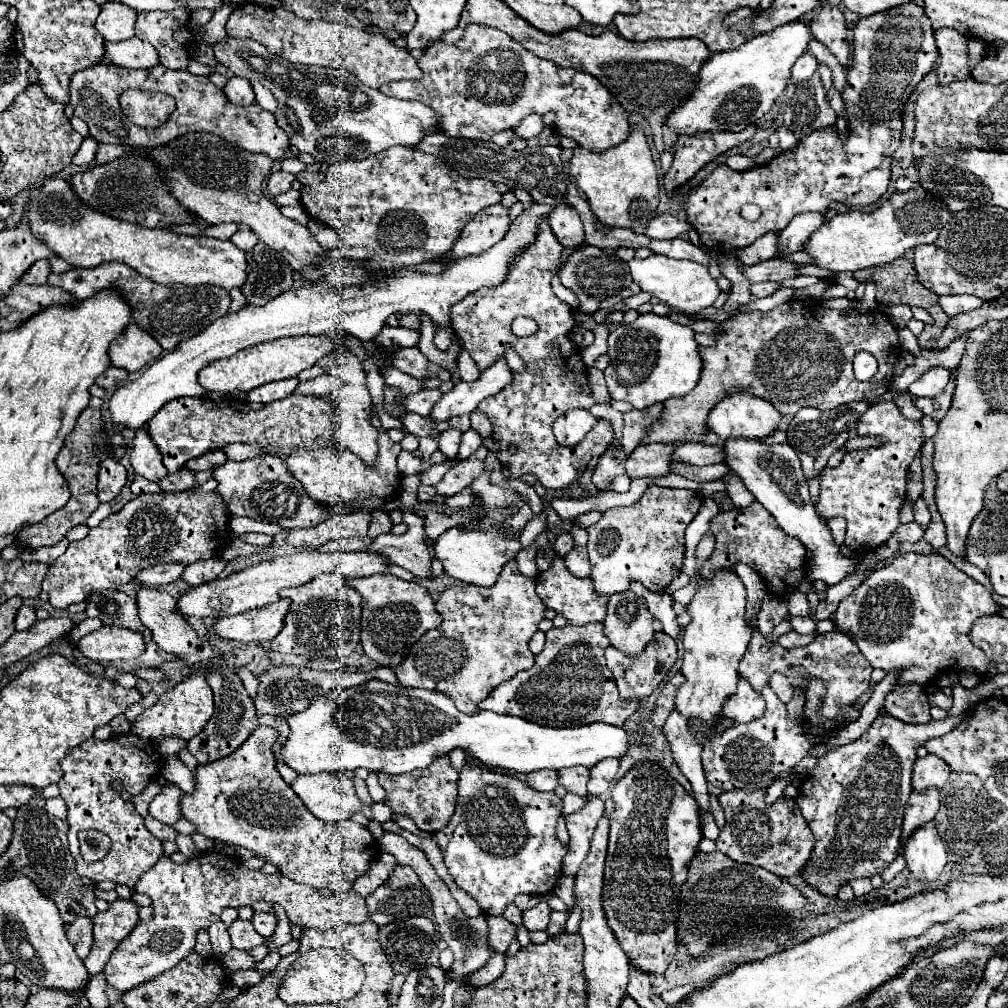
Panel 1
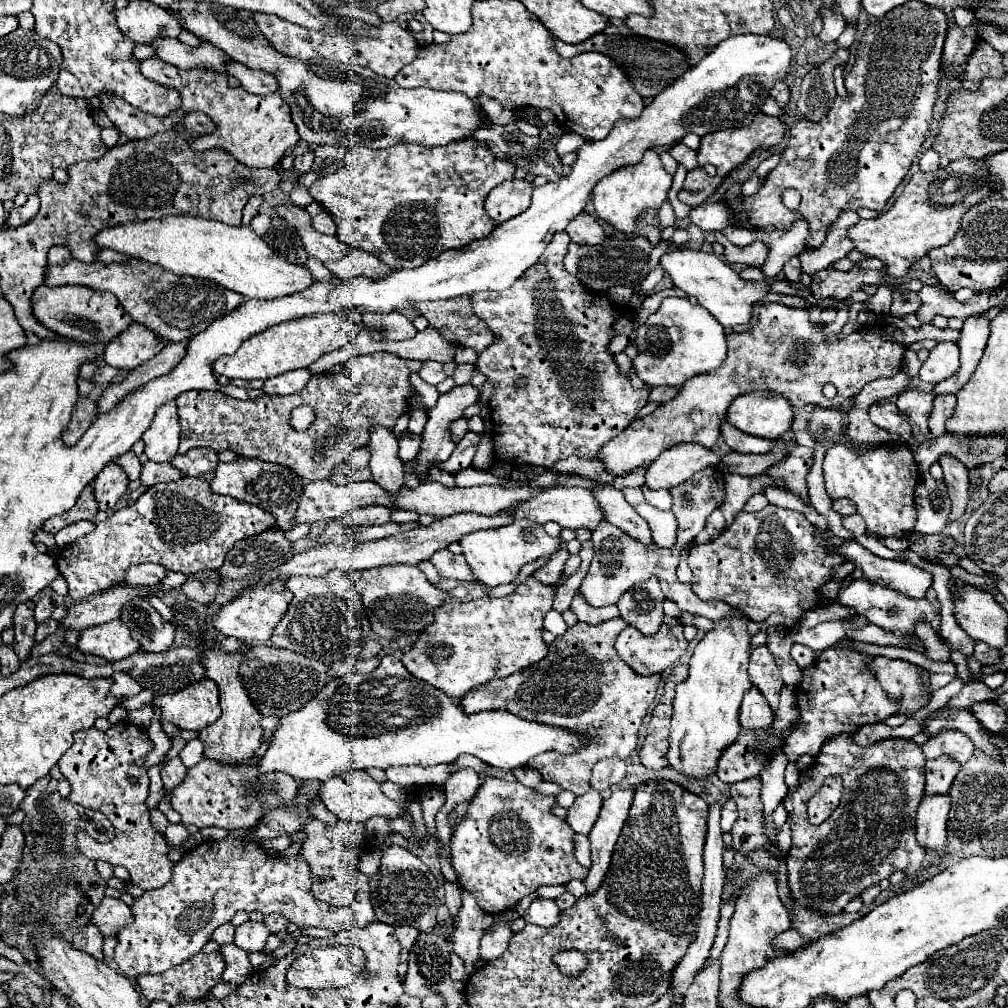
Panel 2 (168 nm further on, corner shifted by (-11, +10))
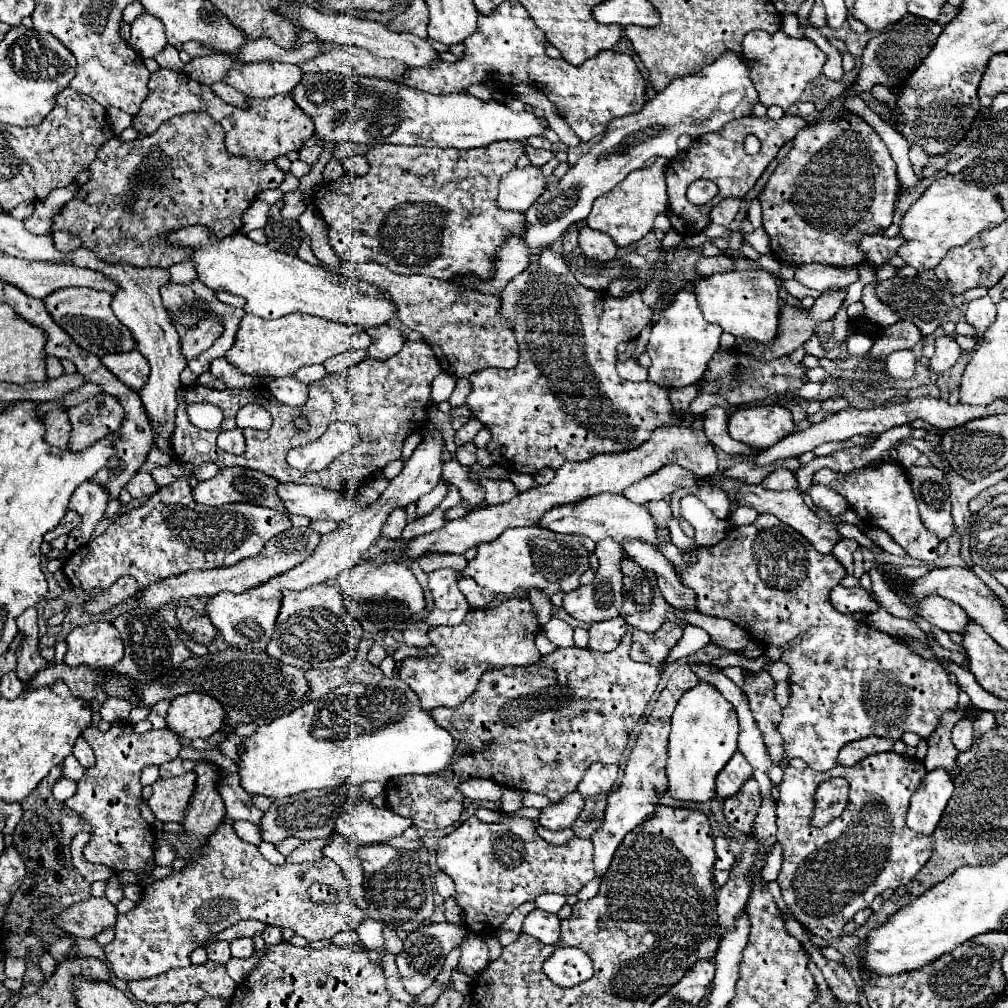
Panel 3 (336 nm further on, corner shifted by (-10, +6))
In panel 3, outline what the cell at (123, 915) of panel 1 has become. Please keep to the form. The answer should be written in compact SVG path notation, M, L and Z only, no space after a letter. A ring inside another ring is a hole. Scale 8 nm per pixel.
M90 897L62 911L54 923L74 937L96 937L100 931L116 925L116 907L106 897Z

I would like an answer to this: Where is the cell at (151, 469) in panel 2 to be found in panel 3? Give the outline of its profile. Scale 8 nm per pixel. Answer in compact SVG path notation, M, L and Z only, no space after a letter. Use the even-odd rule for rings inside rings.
M140 471L138 475L134 475L134 479L130 479L130 483L126 485L126 489L132 495L132 499L146 499L146 497L154 495L158 487L156 487L156 483L154 483L154 479L152 479L150 473Z

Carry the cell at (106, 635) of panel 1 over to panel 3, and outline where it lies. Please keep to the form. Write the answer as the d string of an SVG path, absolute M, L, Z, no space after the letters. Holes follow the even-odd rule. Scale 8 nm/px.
M98 621L98 623L76 627L66 637L66 645L68 645L68 651L66 651L64 663L70 665L70 667L88 665L88 667L94 667L94 669L110 669L124 655L124 647L122 647L122 639L118 635L118 629L108 621Z

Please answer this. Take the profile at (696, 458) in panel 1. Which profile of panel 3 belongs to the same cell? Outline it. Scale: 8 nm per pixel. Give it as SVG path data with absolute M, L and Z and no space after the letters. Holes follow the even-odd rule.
M662 467L662 471L656 471L654 475L648 475L646 479L634 483L628 487L622 495L630 499L632 503L648 503L648 501L660 501L666 495L674 493L682 487L692 487L696 475L692 471L682 471L682 467Z

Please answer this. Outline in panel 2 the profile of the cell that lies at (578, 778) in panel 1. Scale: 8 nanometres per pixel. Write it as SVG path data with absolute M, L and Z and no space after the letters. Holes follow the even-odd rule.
M621 617L603 621L599 625L577 623L549 645L549 655L539 663L519 671L507 679L487 681L467 697L461 699L461 707L467 713L505 707L507 711L541 723L557 723L561 727L575 727L575 731L597 731L599 739L579 755L555 755L547 751L527 763L527 767L539 769L545 781L559 783L575 795L585 795L591 789L589 777L597 761L607 757L627 759L637 749L641 750L651 720L650 706L654 703L661 675L635 675L627 663L615 651L615 639L627 623Z

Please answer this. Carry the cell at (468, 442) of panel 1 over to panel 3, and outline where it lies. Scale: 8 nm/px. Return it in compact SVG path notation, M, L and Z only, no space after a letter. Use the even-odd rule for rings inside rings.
M472 443L458 447L458 449L456 449L456 459L458 459L458 463L464 465L464 467L474 465L474 463L476 463L476 447L474 447Z

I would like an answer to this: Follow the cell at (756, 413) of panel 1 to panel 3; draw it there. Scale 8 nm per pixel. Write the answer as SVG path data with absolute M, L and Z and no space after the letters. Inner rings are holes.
M780 405L738 409L728 419L728 433L754 449L768 449L792 431L792 413Z

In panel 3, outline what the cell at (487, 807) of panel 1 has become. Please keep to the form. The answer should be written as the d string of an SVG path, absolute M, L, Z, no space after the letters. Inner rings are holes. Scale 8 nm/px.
M470 817L436 845L438 867L456 883L456 903L462 907L464 925L474 935L494 933L522 903L542 893L576 895L596 877L592 841L573 837L567 845L546 843L530 819L482 823Z

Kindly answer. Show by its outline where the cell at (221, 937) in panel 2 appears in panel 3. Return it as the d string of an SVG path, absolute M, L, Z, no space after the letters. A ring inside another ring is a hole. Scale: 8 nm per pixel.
M214 941L206 947L206 953L208 953L210 961L226 965L230 961L230 943L228 941Z

